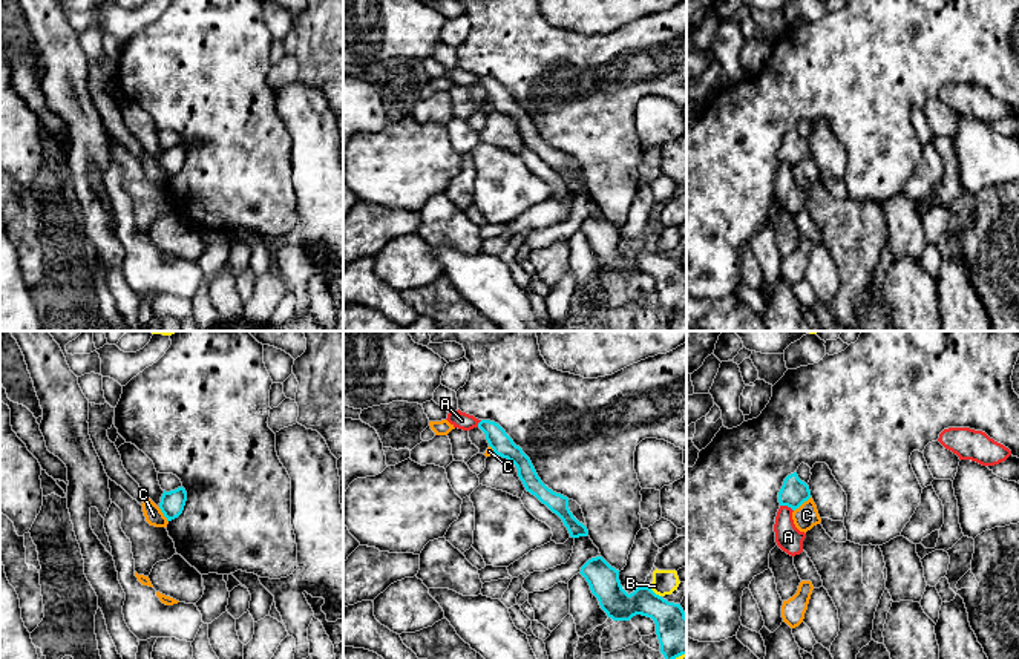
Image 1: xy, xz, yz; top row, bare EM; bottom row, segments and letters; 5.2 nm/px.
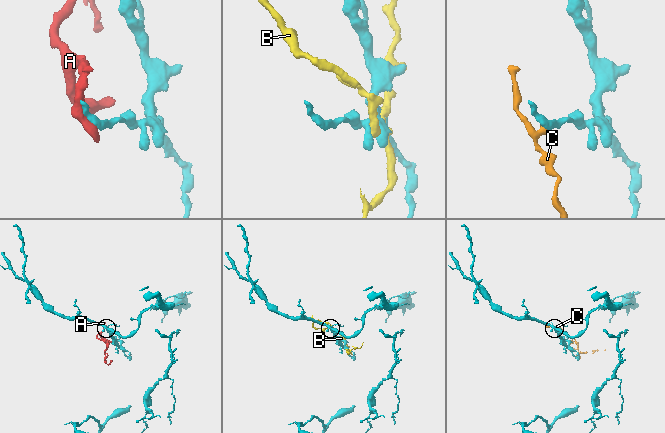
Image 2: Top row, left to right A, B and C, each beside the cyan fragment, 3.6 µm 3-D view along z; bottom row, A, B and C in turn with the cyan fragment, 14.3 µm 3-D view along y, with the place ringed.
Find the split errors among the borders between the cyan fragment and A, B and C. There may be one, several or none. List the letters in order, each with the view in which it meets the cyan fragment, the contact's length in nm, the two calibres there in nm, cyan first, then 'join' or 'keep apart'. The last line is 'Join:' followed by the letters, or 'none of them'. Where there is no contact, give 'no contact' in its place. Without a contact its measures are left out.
A: yz | 80 nm | 150/140 nm | keep apart
B: xz | 80 nm | 200/130 nm | keep apart
C: yz | 120 nm | 150/120 nm | join
Join: C

